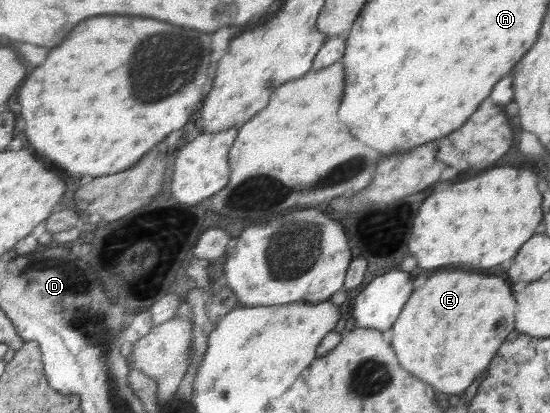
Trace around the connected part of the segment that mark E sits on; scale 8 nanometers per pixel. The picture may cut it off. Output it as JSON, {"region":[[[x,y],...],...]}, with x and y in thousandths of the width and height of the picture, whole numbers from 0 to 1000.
{"region":[[[811,656],[785,666],[764,700],[756,700],[738,729],[727,768],[713,792],[713,835],[727,855],[727,884],[745,903],[756,903],[765,923],[785,932],[811,956],[844,956],[847,937],[887,889],[891,869],[902,864],[905,840],[935,801],[938,736],[924,685],[913,671],[847,661],[847,656]]]}

